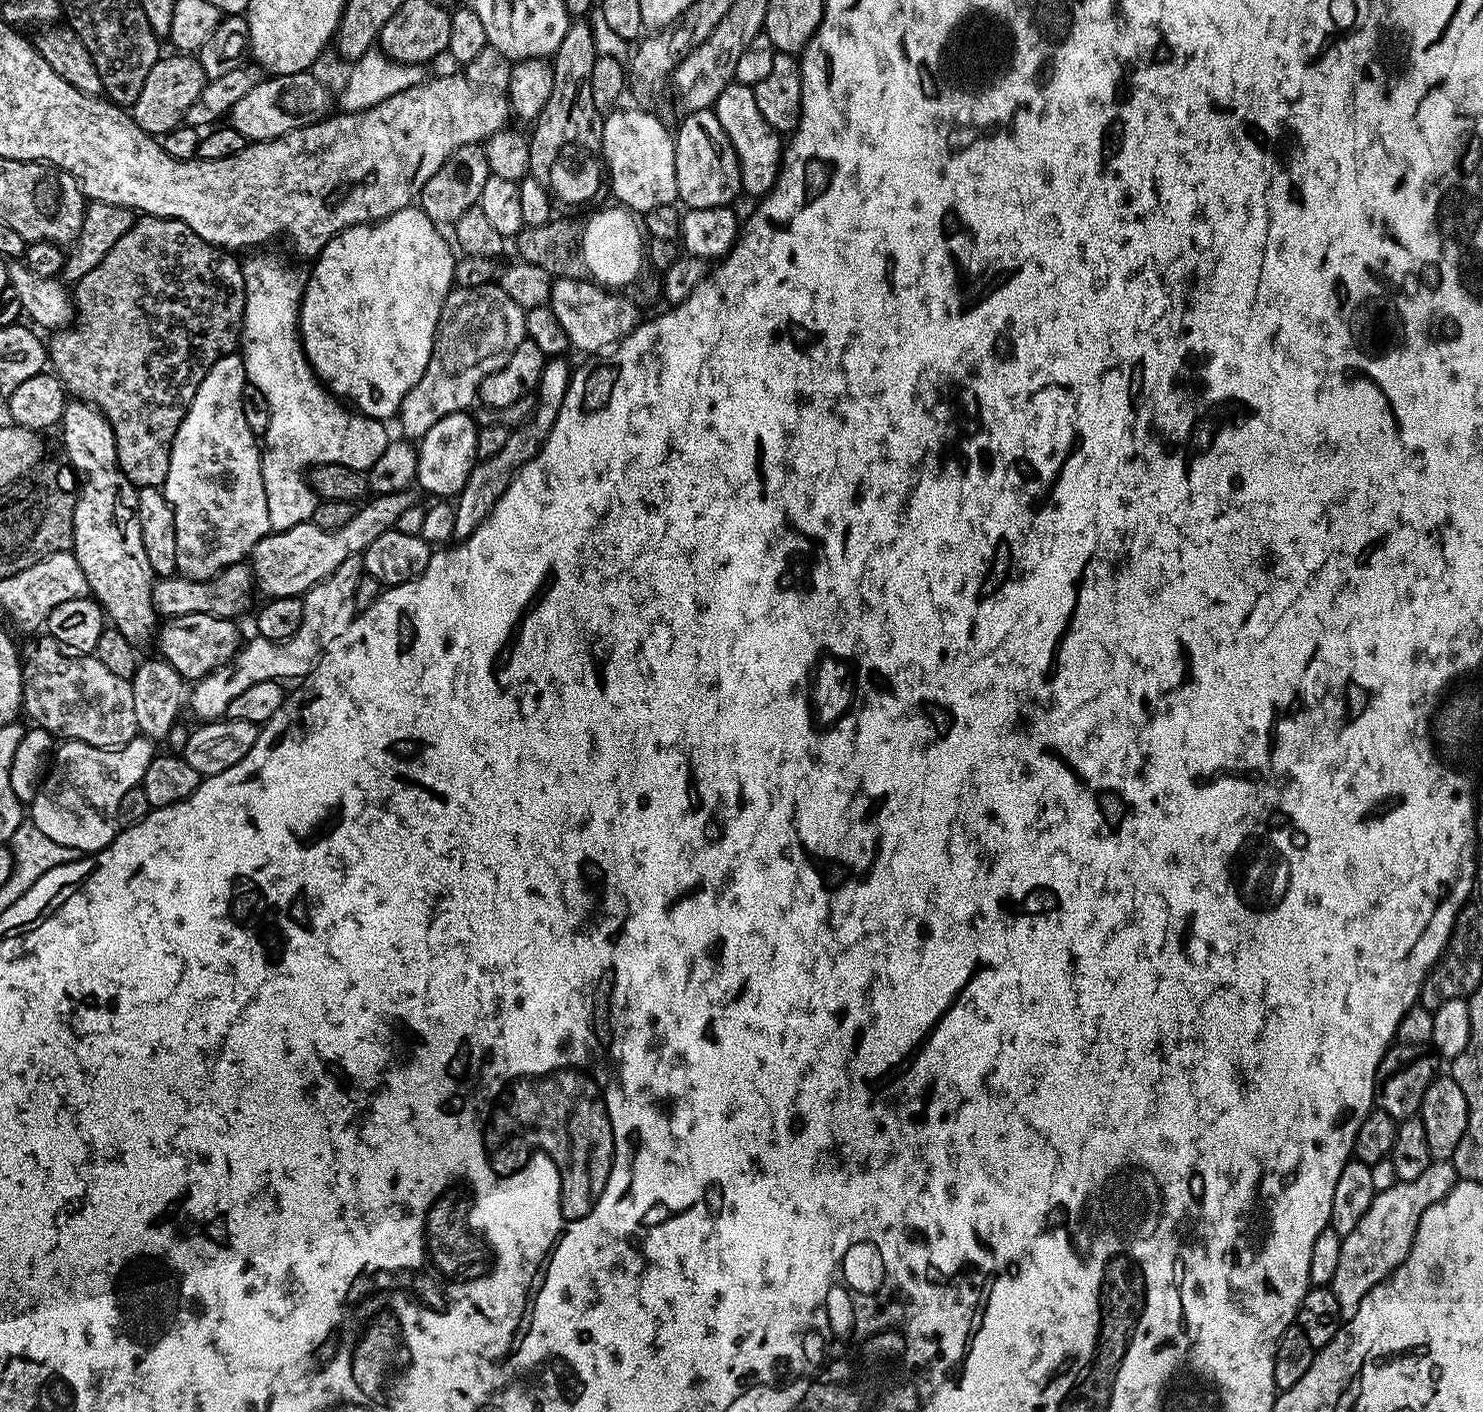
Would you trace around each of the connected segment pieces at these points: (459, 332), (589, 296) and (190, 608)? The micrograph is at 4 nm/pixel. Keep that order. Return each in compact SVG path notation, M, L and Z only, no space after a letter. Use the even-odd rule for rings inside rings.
M496 282L473 288L457 287L449 292L436 327L436 341L426 374L418 378L418 386L400 403L398 421L404 431L401 433L408 438L425 436L430 426L442 422L446 414L471 409L480 395L482 378L494 374L494 370L502 370L510 362L510 354L526 339L525 315L525 309Z
M557 279L551 285L550 307L558 314L562 330L566 330L569 345L584 352L600 352L607 344L615 345L642 320L641 309L627 295L601 287L591 279Z
M247 563L232 564L216 573L209 580L187 580L179 574L168 574L165 580L157 579L152 585L152 601L157 613L161 617L181 616L182 614L210 614L211 616L222 616L225 618L239 617L239 612L248 604L248 599L254 593L254 577L252 569Z

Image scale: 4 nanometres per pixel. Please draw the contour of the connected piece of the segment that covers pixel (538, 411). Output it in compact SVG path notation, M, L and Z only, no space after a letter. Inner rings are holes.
M552 358L547 361L542 370L540 386L536 389L534 395L537 399L536 408L529 414L526 420L523 420L517 428L511 429L506 438L506 446L485 460L477 459L476 465L470 470L466 478L466 486L462 486L460 495L455 497L456 517L454 518L454 534L452 540L459 542L470 538L478 526L494 510L498 498L510 486L512 477L516 475L516 469L526 466L540 452L541 446L546 442L558 414L562 410L564 396L568 393L568 381L570 379L570 367L568 368L567 359Z

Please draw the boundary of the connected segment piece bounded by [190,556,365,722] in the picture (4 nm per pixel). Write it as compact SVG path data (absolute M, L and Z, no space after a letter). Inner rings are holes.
M348 556L346 562L338 566L338 570L331 572L325 580L319 580L309 592L304 593L304 613L302 626L298 626L298 634L283 642L252 638L227 664L213 672L207 672L202 679L195 681L190 688L190 700L192 696L192 712L197 716L197 721L221 719L227 713L230 702L234 702L234 698L238 698L242 690L254 686L254 682L296 682L307 676L321 656L332 647L332 643L342 638L346 630L350 630L350 622L358 615L355 608L355 590L363 575L363 559L360 556Z

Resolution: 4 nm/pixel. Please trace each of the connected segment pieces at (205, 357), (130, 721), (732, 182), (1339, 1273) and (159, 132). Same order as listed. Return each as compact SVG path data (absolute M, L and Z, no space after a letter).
M145 216L136 218L133 224L118 242L111 246L104 258L85 277L74 284L74 323L51 333L52 341L47 341L48 358L55 375L60 377L65 389L98 409L110 422L114 430L114 442L118 454L118 467L122 474L136 489L160 488L166 482L166 474L170 470L170 450L172 439L210 366L218 362L218 358L233 355L237 351L240 329L244 323L244 269L241 261L235 260L231 251L217 248L206 242L186 222L172 220L169 216Z
M41 635L41 640L32 640L22 648L20 666L20 686L22 690L22 712L39 727L44 728L54 738L61 741L77 740L95 748L121 748L136 735L134 718L134 694L129 680L106 670L94 654L77 654L57 645L51 636Z
M703 108L697 112L688 112L681 122L680 129L675 129L676 153L674 170L678 178L676 191L679 203L685 209L729 207L736 195L741 195L740 163L734 146L722 130L712 108Z
M1429 1162L1418 1182L1394 1184L1382 1190L1372 1189L1366 1206L1362 1206L1358 1218L1354 1220L1354 1226L1350 1226L1350 1230L1340 1237L1338 1262L1334 1262L1334 1271L1326 1285L1337 1322L1350 1318L1366 1289L1402 1258L1411 1240L1411 1230L1418 1212L1453 1179L1454 1173L1447 1163Z
M192 54L165 55L157 60L156 65L146 74L146 82L142 82L142 94L130 105L134 122L151 136L163 138L166 133L185 123L188 108L200 100L209 78L202 70L199 59Z

